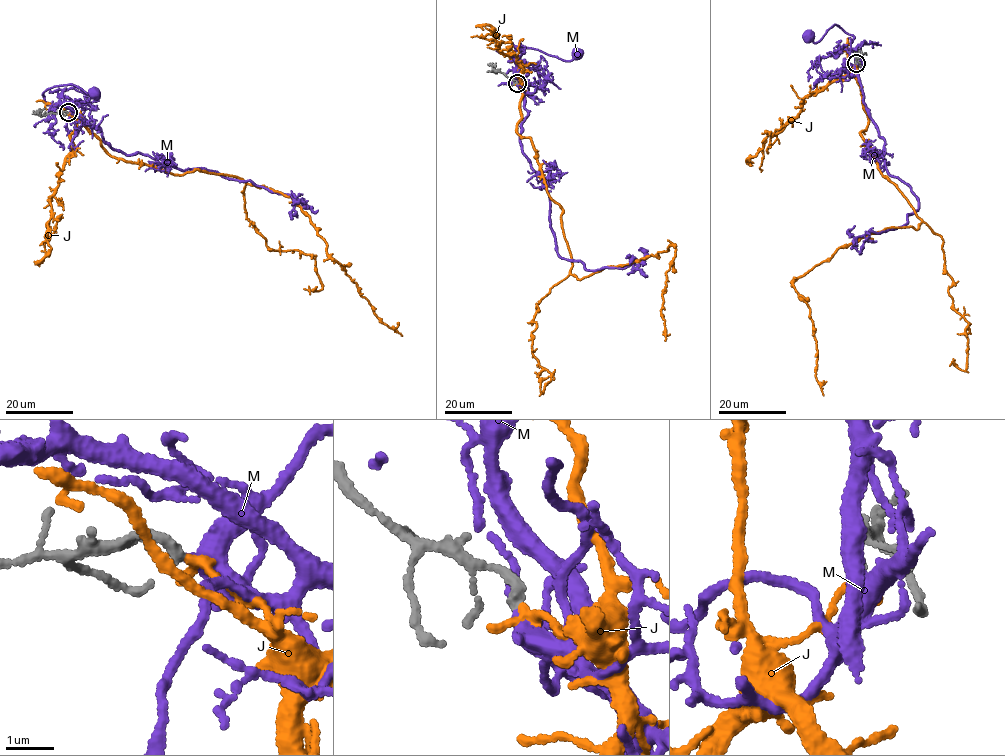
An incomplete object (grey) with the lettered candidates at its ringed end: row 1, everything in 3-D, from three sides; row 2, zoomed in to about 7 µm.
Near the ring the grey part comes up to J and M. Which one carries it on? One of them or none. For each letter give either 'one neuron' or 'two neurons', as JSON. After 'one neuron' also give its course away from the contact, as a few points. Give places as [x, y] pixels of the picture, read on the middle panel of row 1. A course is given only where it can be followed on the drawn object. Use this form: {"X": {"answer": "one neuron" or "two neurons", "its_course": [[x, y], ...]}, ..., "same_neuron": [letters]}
{"J": {"answer": "two neurons"}, "M": {"answer": "one neuron", "its_course": [[517, 83], [519, 86], [516, 65], [509, 61], [518, 49], [534, 49], [569, 61], [575, 52], [577, 53]]}, "same_neuron": ["M"]}

